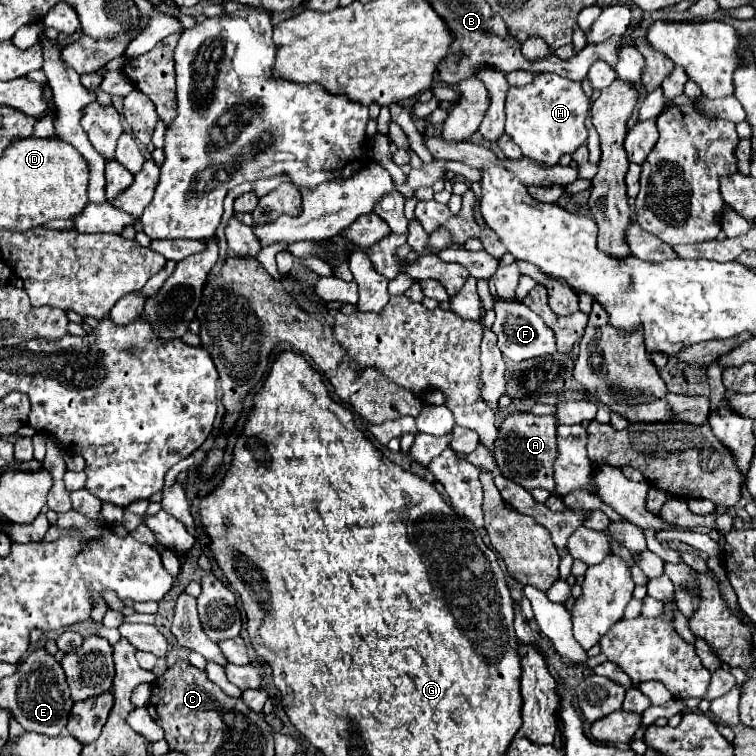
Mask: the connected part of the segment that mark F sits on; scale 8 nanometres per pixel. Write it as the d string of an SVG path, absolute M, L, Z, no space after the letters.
M496 303L496 321L492 325L492 331L498 337L498 347L502 349L502 355L510 361L524 361L530 357L540 357L556 351L554 333L552 329L524 303Z

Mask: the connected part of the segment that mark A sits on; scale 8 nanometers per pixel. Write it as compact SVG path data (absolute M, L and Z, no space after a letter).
M532 413L508 415L502 421L496 439L496 465L500 473L528 491L542 487L556 495L556 483L552 477L552 461L556 461L556 427L558 423L554 415Z

